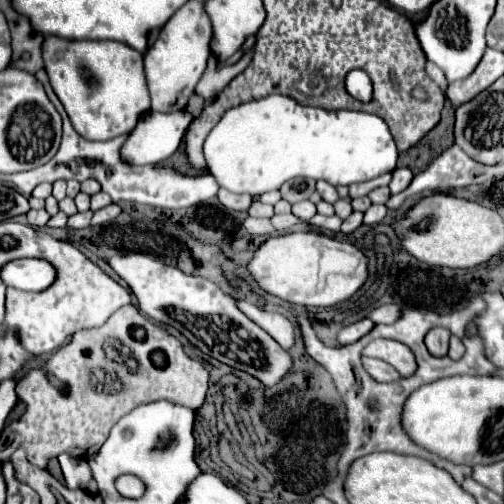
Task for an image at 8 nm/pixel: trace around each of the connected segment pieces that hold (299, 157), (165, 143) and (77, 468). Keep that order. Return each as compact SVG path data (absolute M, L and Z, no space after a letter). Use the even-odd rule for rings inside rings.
M272 94L226 110L204 142L204 160L222 188L260 196L296 176L326 180L332 186L372 180L396 168L398 148L388 124L376 114L312 108Z
M148 112L134 132L130 132L124 148L122 158L128 164L160 164L166 158L170 158L176 148L180 146L180 140L186 132L186 128L192 122L192 114L182 112Z
M60 454L58 456L64 478L66 478L66 486L68 488L86 488L86 484L92 480L92 470L88 466L86 460L74 458L70 454Z

